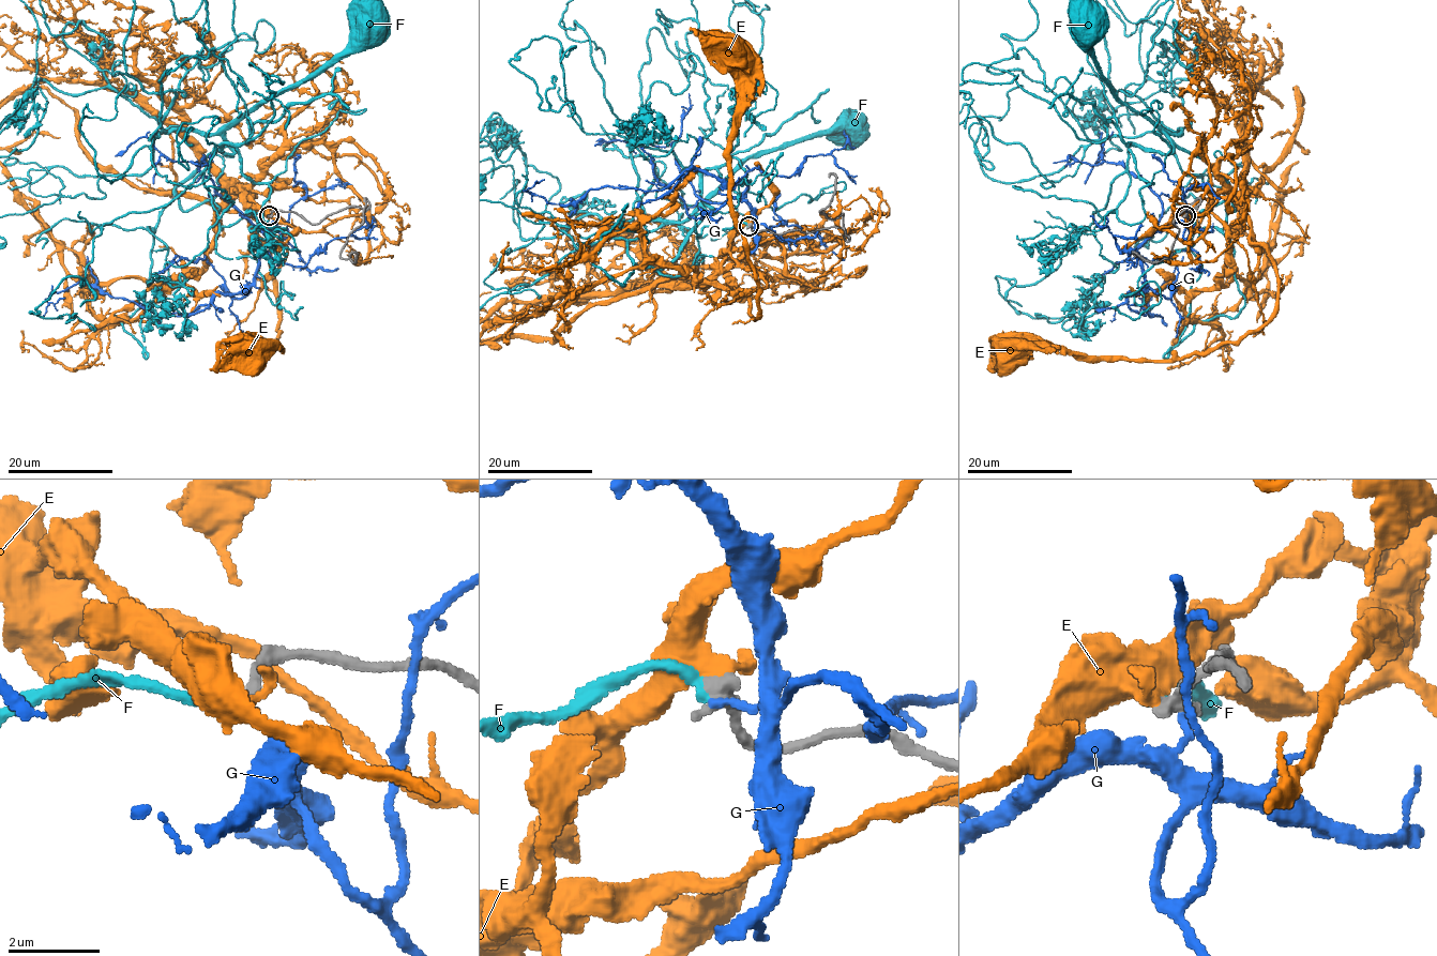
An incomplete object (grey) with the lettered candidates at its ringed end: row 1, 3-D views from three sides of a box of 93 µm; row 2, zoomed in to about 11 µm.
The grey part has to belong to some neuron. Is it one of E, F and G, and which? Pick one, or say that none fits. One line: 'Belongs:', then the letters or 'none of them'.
Belongs: F

